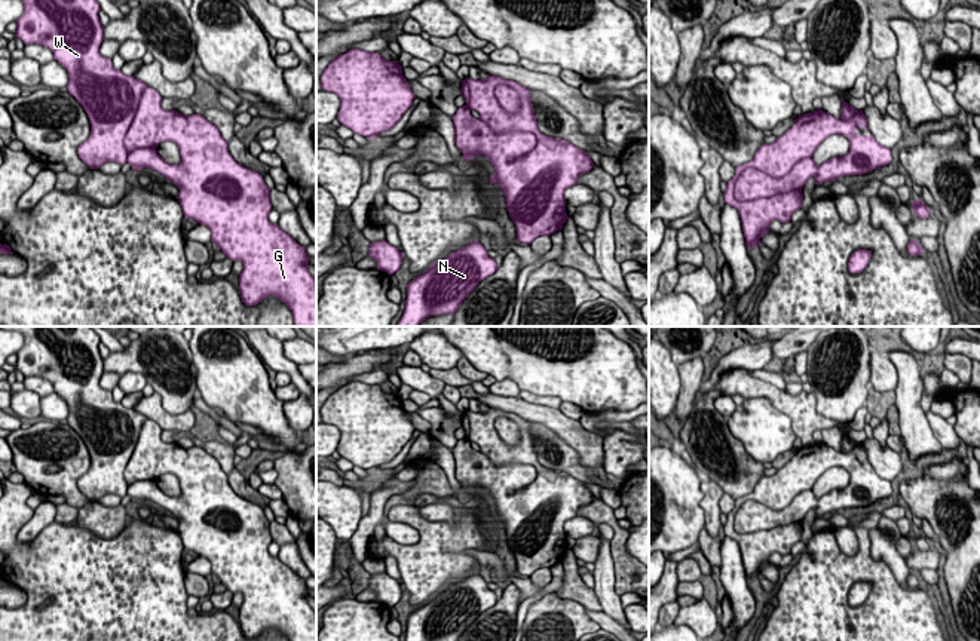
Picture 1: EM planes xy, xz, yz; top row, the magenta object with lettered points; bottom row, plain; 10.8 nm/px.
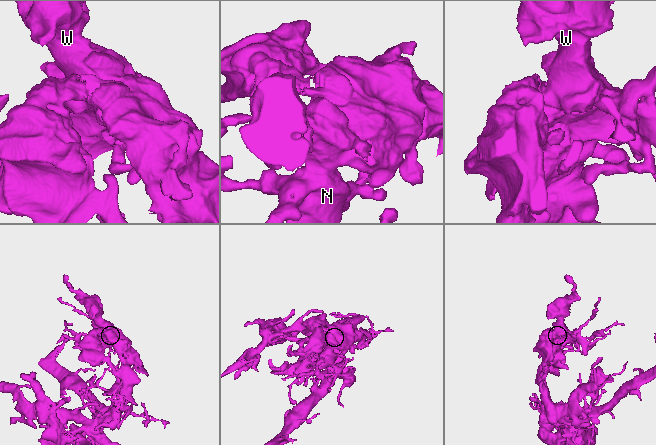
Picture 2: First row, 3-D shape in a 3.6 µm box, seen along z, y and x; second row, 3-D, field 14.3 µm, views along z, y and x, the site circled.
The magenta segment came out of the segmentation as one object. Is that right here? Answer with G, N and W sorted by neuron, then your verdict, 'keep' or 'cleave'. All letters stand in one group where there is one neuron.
G N W; keep

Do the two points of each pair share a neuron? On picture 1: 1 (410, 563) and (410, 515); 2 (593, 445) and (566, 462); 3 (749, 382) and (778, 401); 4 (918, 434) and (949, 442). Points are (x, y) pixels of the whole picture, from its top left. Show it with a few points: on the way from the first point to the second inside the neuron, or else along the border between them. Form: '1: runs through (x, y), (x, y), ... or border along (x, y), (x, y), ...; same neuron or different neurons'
1: runs through (422, 551), (425, 548), (425, 530), (422, 527); same neuron
2: border along (553, 431), (576, 451), (579, 462), (596, 474); different neurons
3: runs through (756, 388), (771, 393); same neuron
4: border along (924, 413), (933, 435), (943, 447); different neurons

